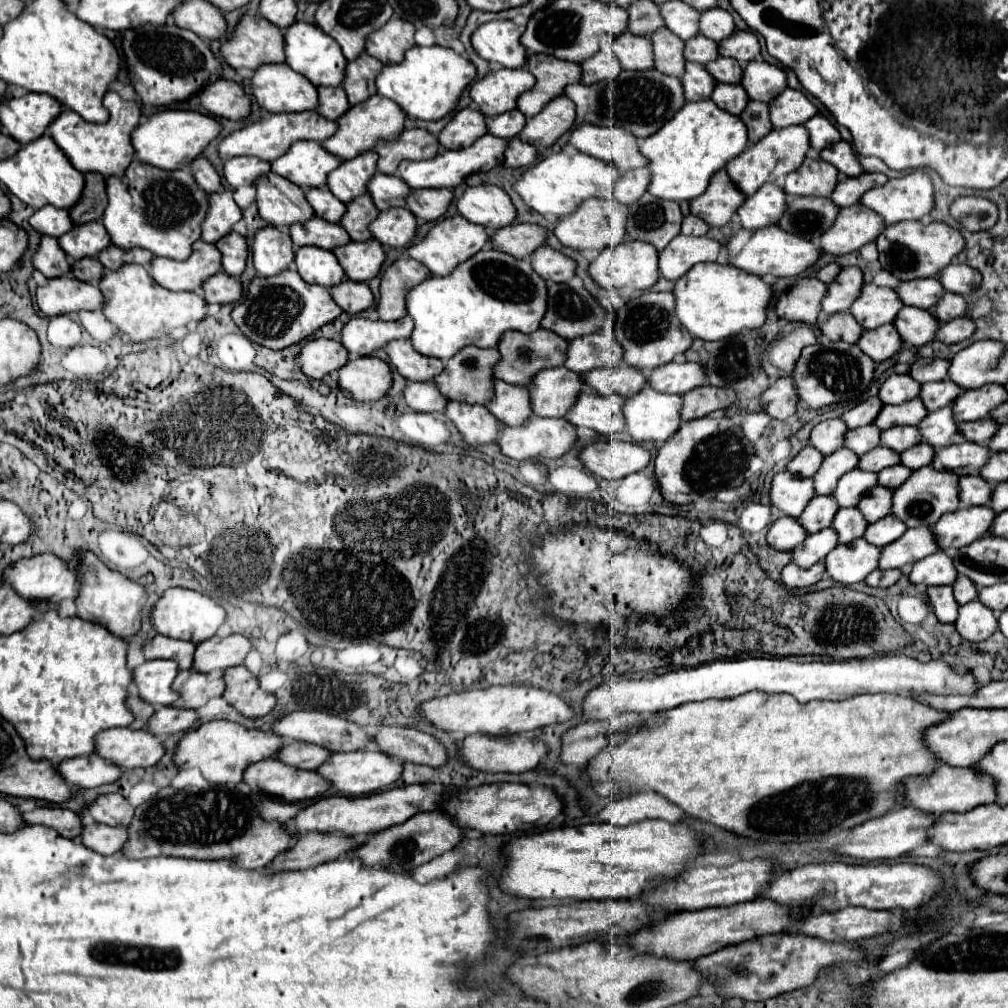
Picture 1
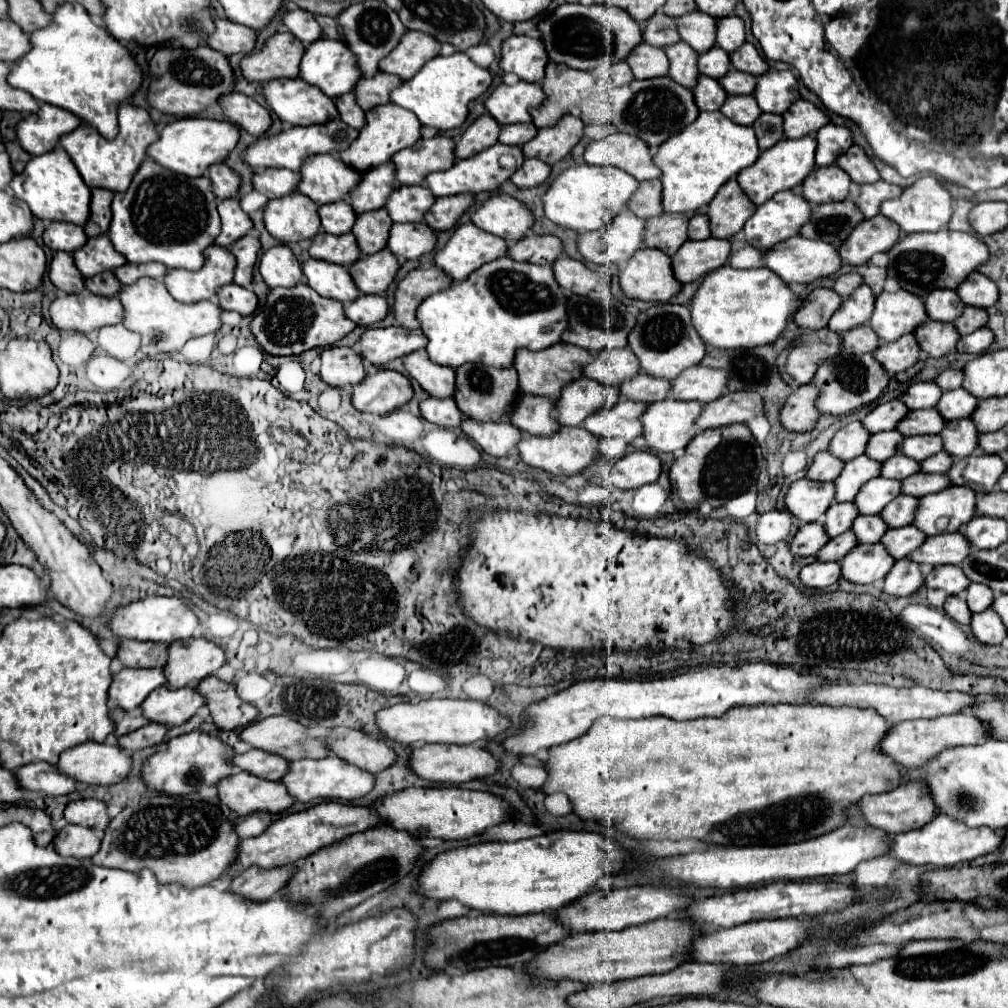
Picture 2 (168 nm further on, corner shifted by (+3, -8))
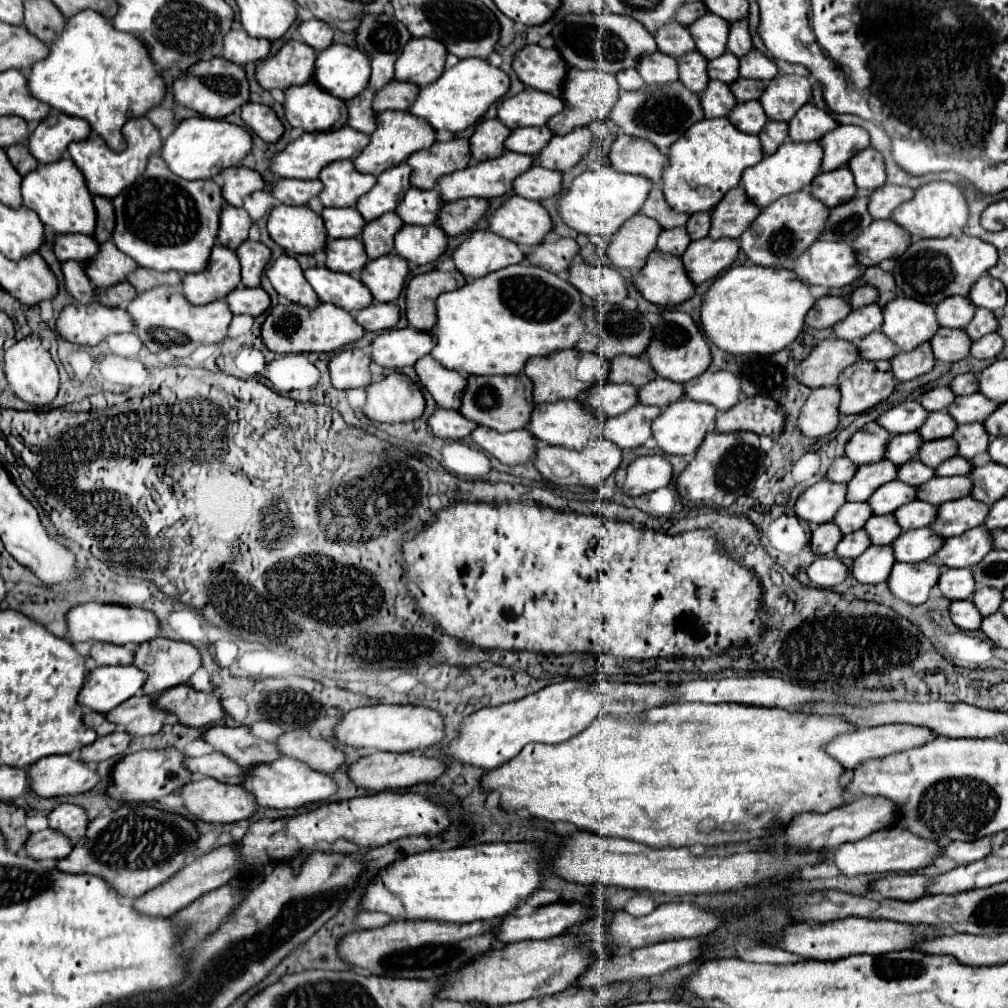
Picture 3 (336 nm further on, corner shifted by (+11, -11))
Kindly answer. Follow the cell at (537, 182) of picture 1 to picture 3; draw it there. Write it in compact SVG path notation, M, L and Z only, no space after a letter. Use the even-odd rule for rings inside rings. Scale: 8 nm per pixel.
M600 167L596 171L584 171L578 175L570 187L560 193L556 201L558 217L574 231L582 235L598 235L602 239L610 239L626 219L636 215L646 201L650 189L654 187L652 181L646 177L636 177L628 173L618 173L612 167Z

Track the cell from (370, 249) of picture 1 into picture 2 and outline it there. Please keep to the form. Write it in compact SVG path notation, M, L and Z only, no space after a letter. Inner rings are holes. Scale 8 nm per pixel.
M384 248L372 256L366 256L350 266L350 274L356 286L364 294L384 294L394 282L400 264L396 256Z

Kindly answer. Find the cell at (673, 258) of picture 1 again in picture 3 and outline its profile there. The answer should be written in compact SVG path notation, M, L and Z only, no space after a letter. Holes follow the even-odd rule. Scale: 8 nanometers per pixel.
M698 239L682 255L684 269L692 283L702 283L724 273L738 255L738 239Z

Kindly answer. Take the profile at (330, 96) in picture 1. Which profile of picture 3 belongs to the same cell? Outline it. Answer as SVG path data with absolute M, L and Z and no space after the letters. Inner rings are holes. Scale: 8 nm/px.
M364 89L360 95L346 101L348 125L360 133L366 133L366 135L370 135L374 131L374 111L370 107L372 97L374 97L374 91Z

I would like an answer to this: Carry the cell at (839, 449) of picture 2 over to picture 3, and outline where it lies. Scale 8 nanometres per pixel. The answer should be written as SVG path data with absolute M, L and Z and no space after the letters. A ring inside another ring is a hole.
M868 423L848 439L844 447L844 457L854 461L854 465L880 461L884 457L888 439L890 439L890 433L886 429L882 429L880 425L874 427L874 423Z

